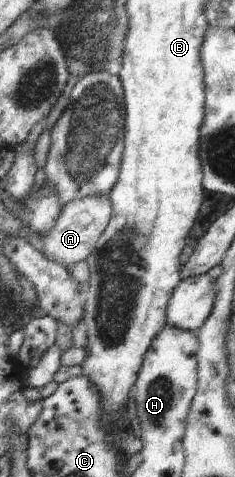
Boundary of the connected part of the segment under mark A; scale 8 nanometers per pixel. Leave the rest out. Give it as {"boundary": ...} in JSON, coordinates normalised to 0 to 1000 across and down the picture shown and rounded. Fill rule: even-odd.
{"boundary":[[[374,409],[281,426],[238,470],[174,497],[191,522],[191,528],[174,530],[268,560],[366,547],[366,539],[396,526],[404,509],[447,484],[477,447],[477,430],[451,409]]]}

